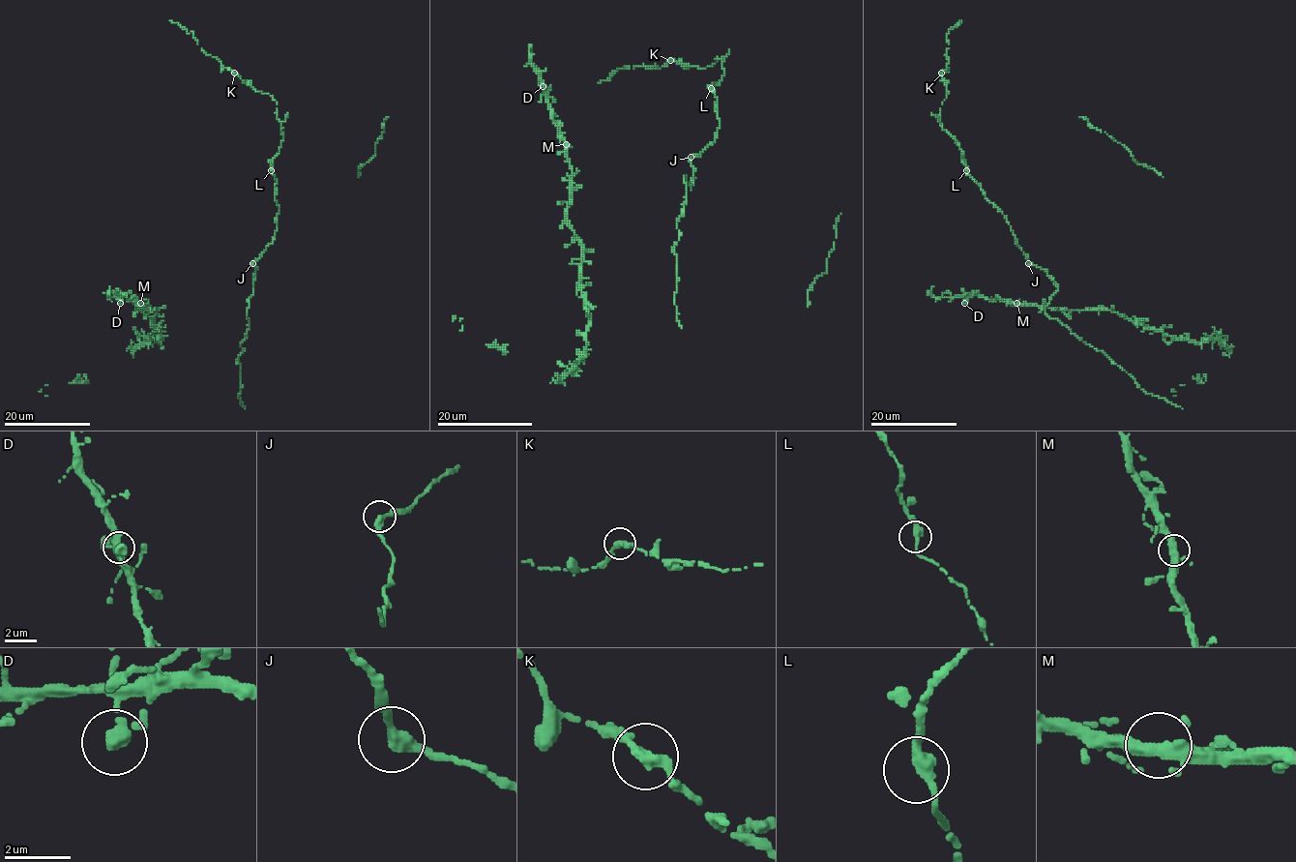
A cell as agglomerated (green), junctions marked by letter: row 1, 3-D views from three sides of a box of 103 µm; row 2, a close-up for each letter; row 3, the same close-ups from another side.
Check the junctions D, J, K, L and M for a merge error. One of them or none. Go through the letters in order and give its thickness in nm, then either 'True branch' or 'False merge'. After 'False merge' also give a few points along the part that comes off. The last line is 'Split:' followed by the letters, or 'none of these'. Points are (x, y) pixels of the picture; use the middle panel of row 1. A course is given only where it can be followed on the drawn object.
D: Thickness 320 nm. True branch
J: Thickness 340 nm. True branch
K: Thickness 340 nm. True branch
L: Thickness 360 nm. True branch
M: Thickness 340 nm. True branch
Split: none of these

